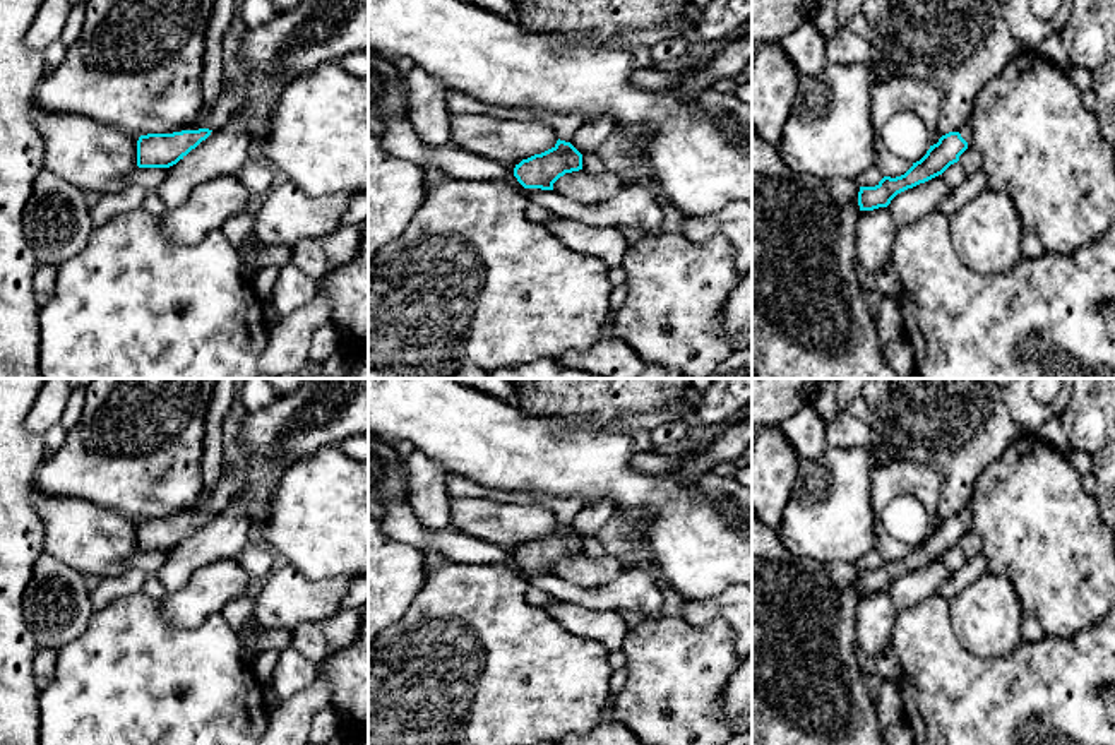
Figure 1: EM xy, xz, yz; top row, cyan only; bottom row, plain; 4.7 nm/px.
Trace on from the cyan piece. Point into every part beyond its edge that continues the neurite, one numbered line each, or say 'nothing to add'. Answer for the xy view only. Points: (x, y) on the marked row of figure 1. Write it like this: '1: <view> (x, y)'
1: xy (230, 100)

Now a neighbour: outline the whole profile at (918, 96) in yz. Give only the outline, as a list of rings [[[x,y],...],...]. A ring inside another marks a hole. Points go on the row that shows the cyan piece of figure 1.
[[[891,79],[872,86],[872,123],[875,127],[877,166],[884,176],[901,176],[913,163],[891,152],[879,130],[901,111],[915,113],[925,125],[930,146],[937,144],[940,135],[937,132],[940,96],[935,87],[923,79]]]

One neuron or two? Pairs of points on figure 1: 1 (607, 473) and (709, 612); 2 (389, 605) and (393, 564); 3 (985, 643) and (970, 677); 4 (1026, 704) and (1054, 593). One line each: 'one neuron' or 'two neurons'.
1: two neurons
2: one neuron
3: two neurons
4: two neurons

